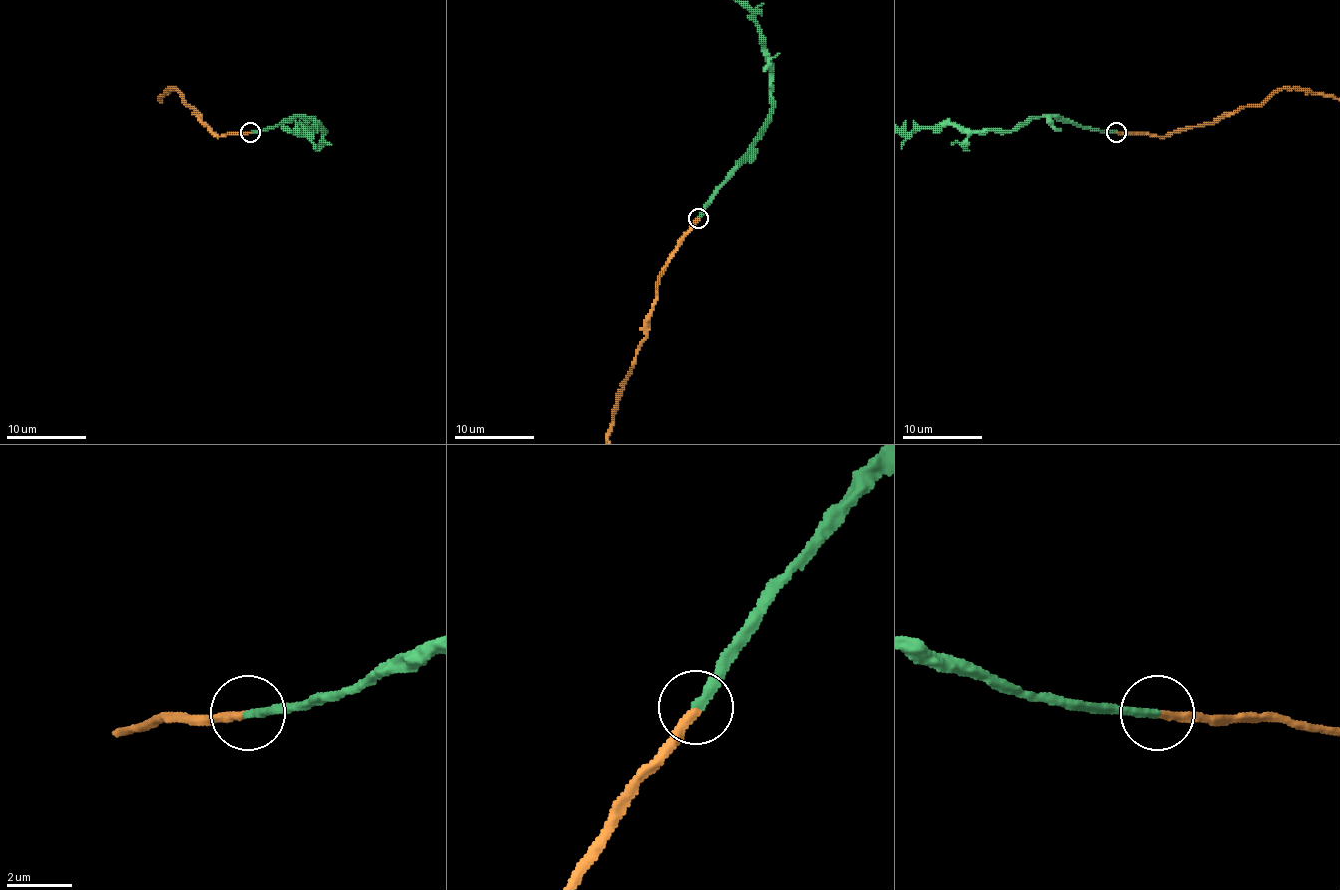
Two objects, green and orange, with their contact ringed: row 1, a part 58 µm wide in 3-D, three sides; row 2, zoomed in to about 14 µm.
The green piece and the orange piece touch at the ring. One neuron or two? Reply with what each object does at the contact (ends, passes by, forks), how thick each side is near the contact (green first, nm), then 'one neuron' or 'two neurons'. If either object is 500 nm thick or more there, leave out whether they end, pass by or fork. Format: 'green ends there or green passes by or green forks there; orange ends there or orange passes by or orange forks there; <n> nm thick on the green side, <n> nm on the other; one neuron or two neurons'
green ends there; orange ends there; 280 nm thick on the green side, 280 nm on the other; one neuron

